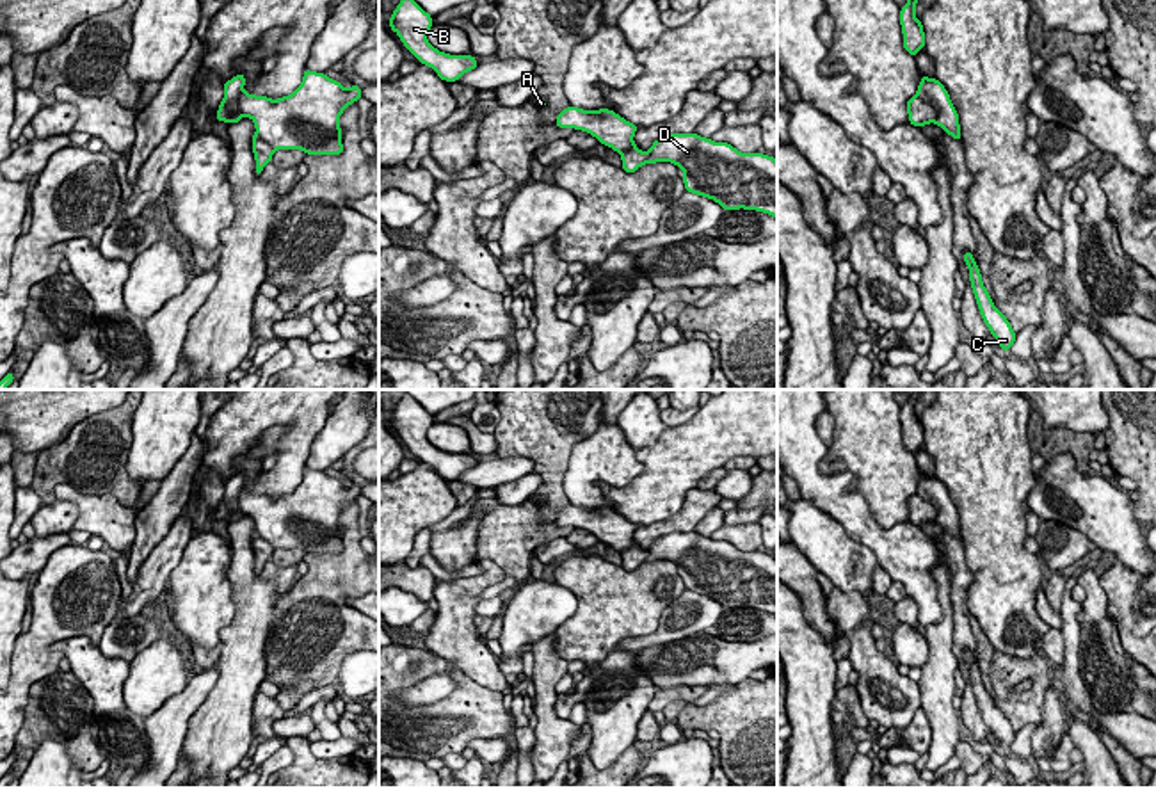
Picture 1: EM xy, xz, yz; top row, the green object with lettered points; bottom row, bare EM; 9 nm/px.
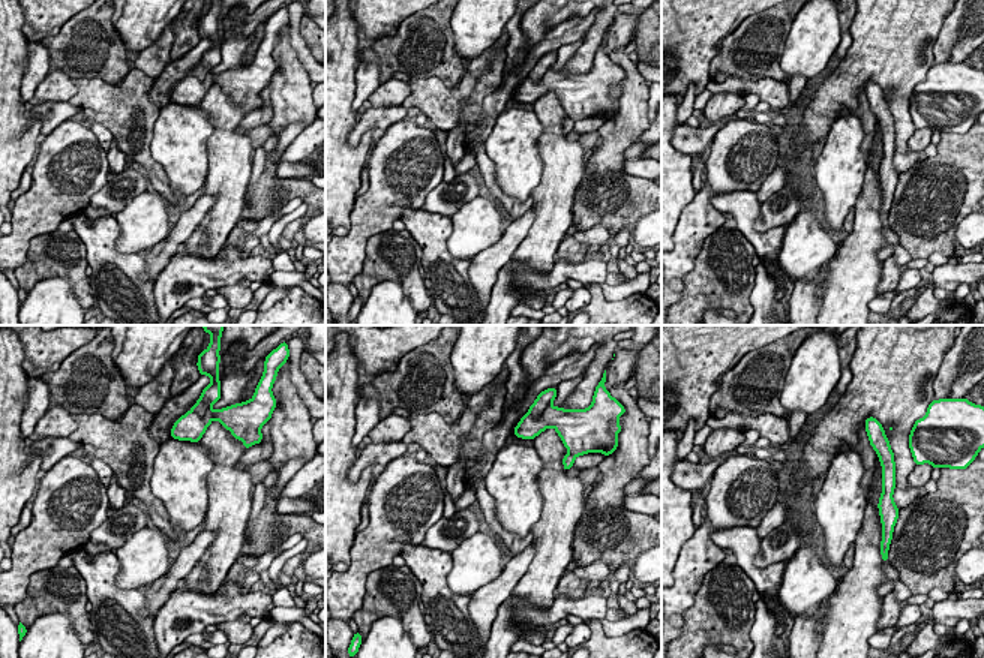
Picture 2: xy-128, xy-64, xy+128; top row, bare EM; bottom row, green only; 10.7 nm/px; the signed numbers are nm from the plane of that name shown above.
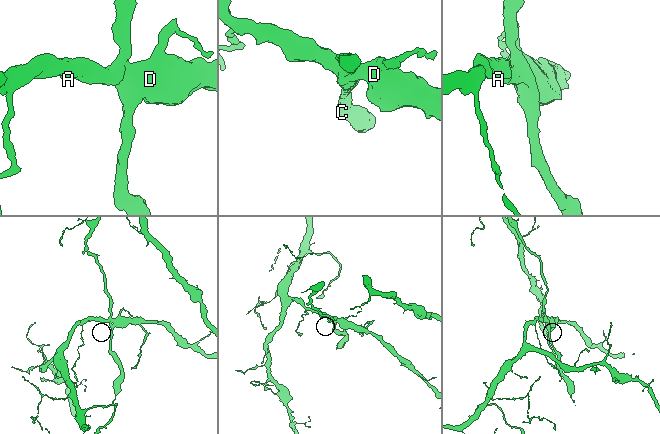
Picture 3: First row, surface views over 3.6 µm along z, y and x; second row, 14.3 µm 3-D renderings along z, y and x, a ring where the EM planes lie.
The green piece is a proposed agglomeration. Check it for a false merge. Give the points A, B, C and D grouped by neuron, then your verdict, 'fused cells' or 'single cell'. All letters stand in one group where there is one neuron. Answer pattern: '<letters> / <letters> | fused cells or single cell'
A B D / C | fused cells

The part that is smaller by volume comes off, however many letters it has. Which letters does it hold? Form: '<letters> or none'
C

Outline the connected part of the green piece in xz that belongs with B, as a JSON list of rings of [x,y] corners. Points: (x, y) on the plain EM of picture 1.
[[[407,391],[389,416],[389,427],[398,432],[404,445],[420,459],[430,464],[441,478],[457,480],[461,473],[477,466],[473,454],[448,454],[427,439],[432,414],[427,413]]]

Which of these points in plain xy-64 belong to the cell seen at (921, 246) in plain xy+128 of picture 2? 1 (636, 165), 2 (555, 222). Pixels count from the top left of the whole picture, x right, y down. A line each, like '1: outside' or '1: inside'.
1: outside
2: outside

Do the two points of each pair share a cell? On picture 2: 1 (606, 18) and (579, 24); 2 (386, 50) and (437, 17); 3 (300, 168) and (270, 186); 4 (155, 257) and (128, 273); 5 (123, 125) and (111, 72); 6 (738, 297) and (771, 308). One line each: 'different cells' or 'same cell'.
1: different cells
2: same cell
3: different cells
4: different cells
5: different cells
6: different cells

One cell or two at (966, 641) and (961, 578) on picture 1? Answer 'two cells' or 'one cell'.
one cell

